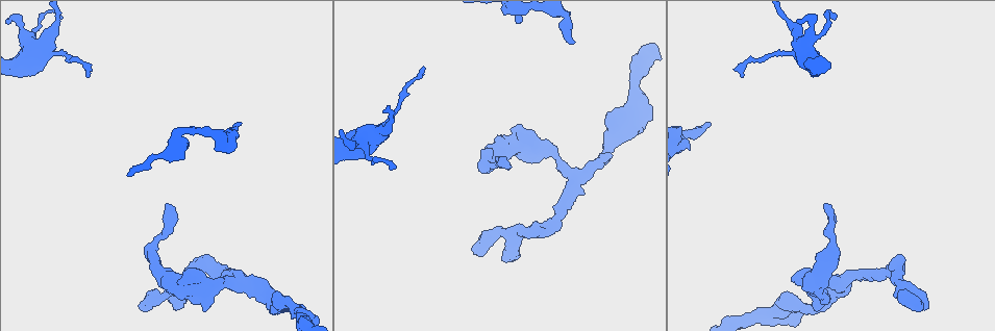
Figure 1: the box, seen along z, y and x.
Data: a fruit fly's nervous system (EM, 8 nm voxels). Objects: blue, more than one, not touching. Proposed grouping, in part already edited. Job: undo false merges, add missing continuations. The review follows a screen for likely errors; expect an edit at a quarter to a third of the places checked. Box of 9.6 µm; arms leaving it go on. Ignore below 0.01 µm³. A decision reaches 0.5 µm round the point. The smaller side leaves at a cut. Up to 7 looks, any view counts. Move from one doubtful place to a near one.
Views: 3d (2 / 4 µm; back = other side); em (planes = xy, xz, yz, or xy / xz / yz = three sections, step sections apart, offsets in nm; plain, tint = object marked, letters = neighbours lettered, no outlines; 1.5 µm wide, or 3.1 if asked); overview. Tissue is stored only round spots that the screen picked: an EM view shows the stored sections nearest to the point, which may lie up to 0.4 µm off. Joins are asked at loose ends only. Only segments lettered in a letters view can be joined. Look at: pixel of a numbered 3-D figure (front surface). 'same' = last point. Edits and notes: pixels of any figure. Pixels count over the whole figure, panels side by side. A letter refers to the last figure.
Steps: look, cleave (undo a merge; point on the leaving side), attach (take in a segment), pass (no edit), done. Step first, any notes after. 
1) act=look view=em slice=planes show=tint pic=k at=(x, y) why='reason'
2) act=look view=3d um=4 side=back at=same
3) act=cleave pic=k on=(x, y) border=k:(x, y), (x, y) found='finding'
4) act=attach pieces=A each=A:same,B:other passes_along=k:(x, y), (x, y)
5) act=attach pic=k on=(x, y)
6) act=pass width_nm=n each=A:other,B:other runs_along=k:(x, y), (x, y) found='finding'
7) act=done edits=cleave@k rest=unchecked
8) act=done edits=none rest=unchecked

act=look view=em slice=planes show=letters pic=1 at=(509, 260)

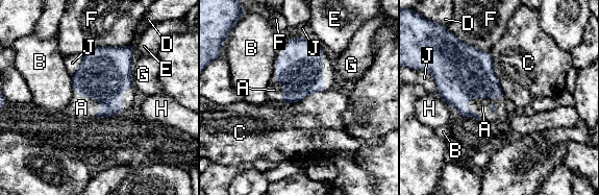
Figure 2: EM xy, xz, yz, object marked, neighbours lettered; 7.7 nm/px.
act=attach pieces=A width_nm=260 each=A:same,B:other,C:other,D:other,E:other,F:other,G:other,H:other,J:other found='it goes on there'

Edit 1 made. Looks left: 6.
act=look view=3d um=2 pic=1 at=(690, 145) why='free end'

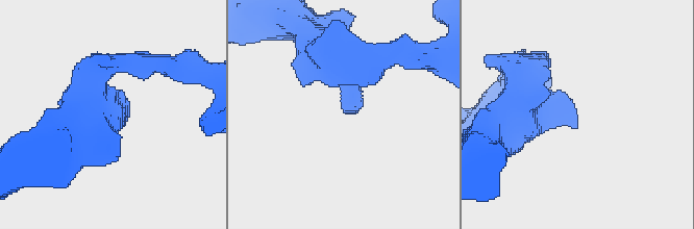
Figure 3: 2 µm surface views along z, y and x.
act=look view=em slice=planes show=plain pic=3 at=(116, 121) why='shape alone is not enough'

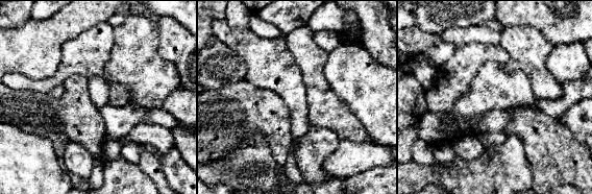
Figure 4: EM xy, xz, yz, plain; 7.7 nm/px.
act=look view=em slice=planes show=letters at=same

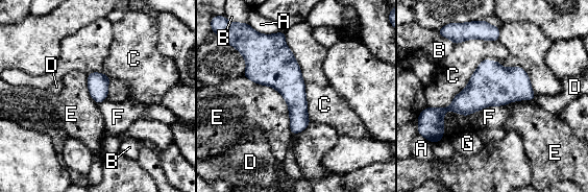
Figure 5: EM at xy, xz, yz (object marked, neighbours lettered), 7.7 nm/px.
act=pass each=A:other,B:other,C:other,D:other,E:other,F:other,G:other border=5:(506, 104), (447, 111), (442, 139) found='none of them fits'

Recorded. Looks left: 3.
act=look view=em slice=planes show=letters pic=1 at=(88, 75) why='branch stops here'

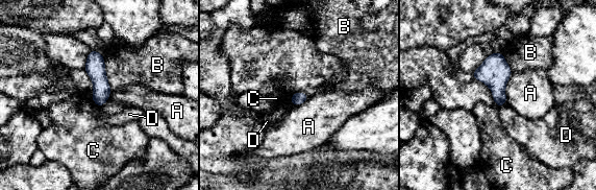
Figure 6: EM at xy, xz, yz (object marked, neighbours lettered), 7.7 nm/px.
act=pass each=A:other,B:other,C:other,D:other runs_along=6:(93, 53), (100, 81), (100, 102) found='no lettered segment goes on from it'

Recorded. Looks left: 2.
act=done edits=attach@2 rest=unchecked

